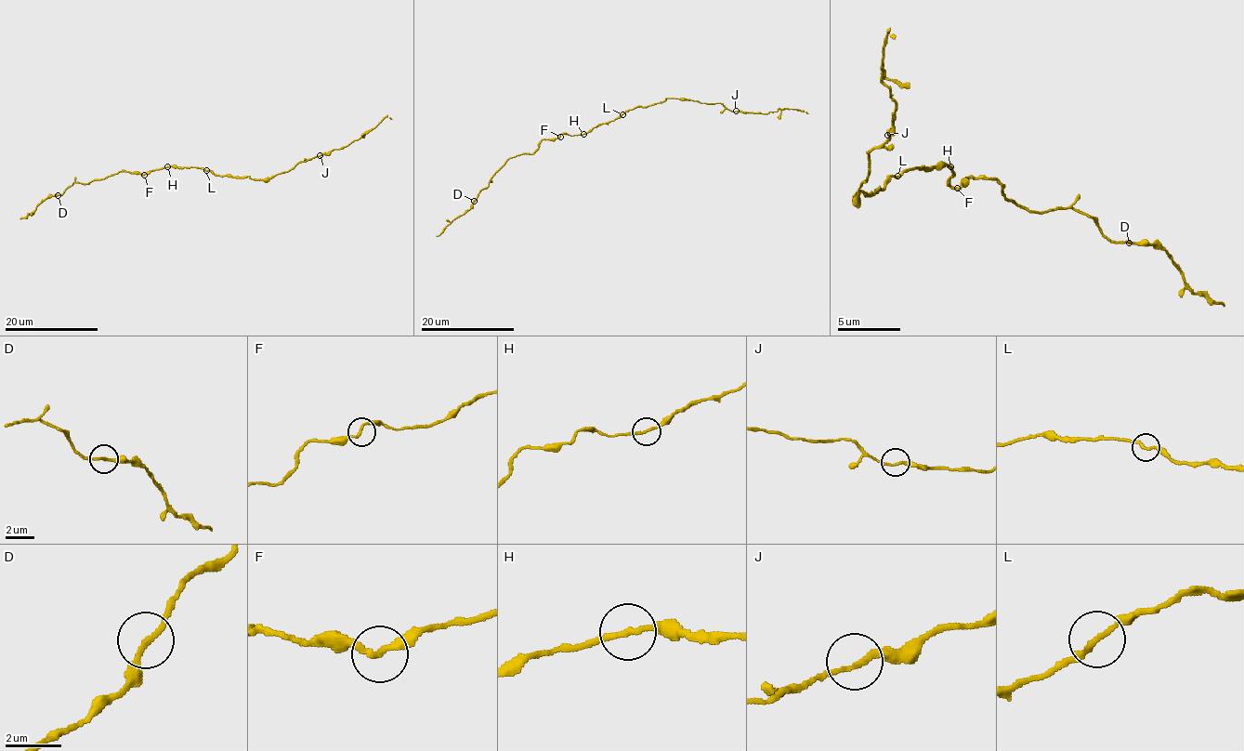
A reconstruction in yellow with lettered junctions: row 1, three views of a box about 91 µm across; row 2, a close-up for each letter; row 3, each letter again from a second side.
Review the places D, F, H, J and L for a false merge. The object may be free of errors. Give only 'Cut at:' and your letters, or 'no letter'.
Cut at: D

